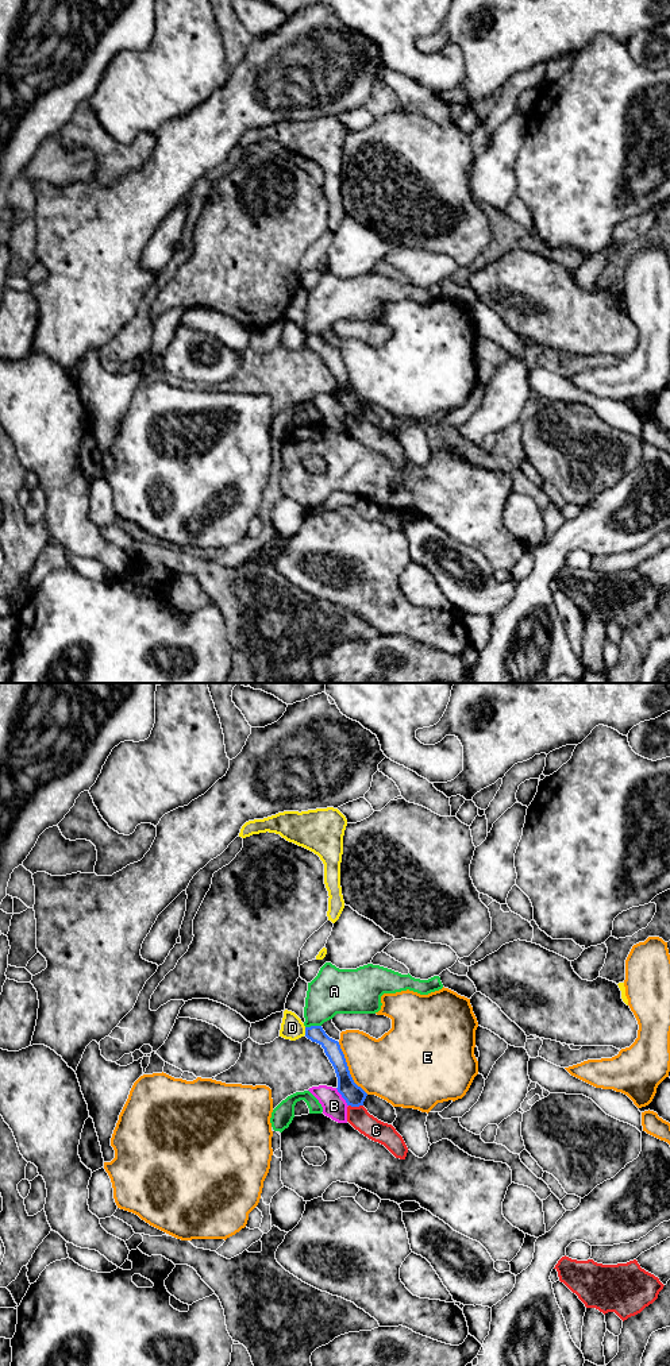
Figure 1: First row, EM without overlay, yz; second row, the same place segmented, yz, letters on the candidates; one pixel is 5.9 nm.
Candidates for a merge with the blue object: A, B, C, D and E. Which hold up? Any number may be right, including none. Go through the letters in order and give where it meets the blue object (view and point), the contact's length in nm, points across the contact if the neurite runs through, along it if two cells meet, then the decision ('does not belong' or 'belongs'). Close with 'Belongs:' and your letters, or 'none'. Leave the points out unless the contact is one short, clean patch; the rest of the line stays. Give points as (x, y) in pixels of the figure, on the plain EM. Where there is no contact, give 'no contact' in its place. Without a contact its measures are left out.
A: meets blue in yz at (312, 335); contact 100 nm long; border along yz (320, 334), (305, 336); does not belong
B: meets blue in yz at (342, 405); contact 130 nm long; does not belong
C: meets blue in yz at (355, 415); contact 90 nm long; border along yz (349, 413), (362, 415); does not belong
D: meets blue in yz at (305, 340); contact 50 nm long; border along yz (304, 336), (305, 343); does not belong
E: meets blue in yz at (347, 378); contact 360 nm long; does not belong
Belongs: none

